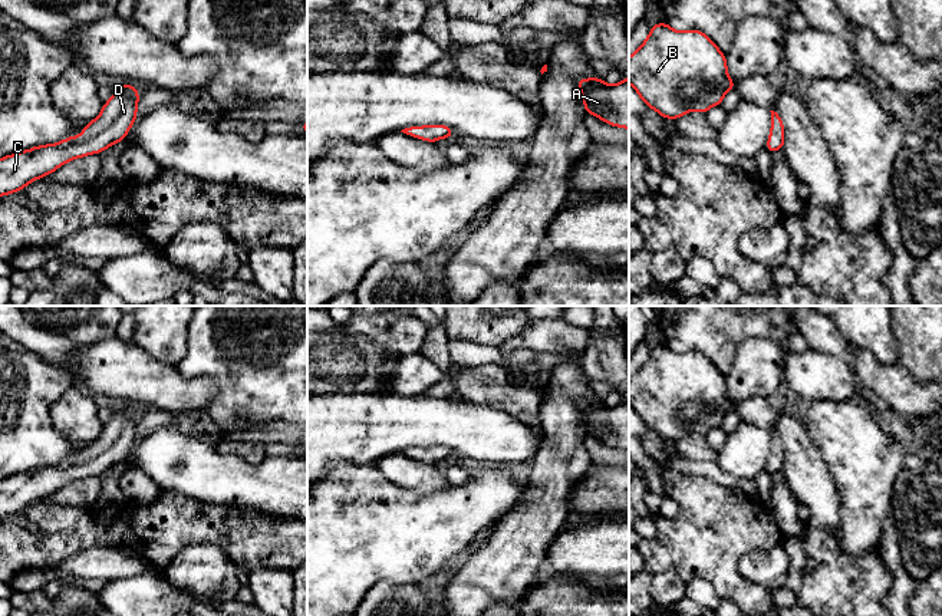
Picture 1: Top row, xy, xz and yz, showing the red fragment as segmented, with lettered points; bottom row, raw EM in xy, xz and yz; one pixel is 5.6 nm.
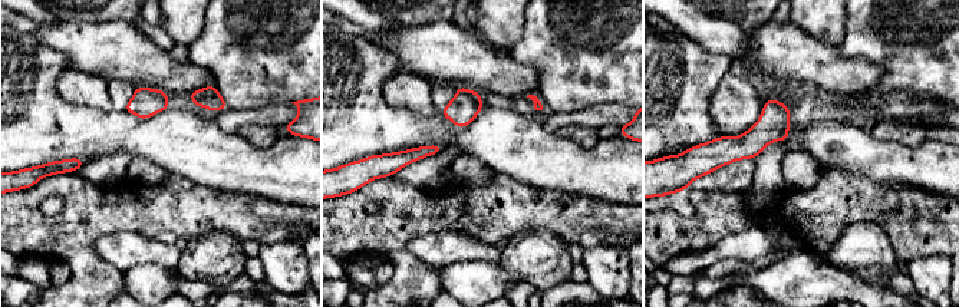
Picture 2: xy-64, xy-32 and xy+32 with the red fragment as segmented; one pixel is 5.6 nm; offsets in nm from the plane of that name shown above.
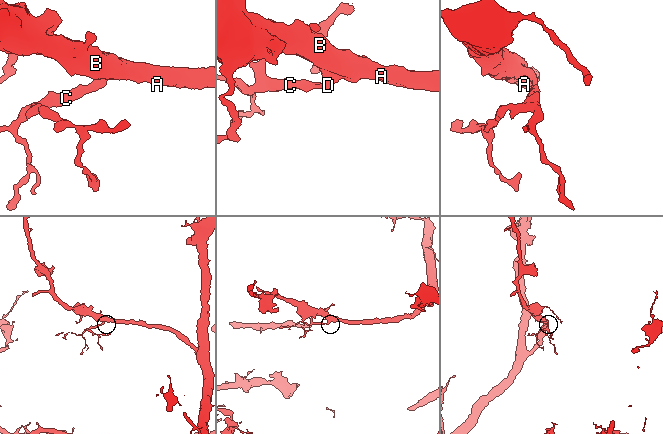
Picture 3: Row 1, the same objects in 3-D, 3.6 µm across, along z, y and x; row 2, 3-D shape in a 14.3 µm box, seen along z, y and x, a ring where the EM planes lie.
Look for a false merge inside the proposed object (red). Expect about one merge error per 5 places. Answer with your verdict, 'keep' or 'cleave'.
keep

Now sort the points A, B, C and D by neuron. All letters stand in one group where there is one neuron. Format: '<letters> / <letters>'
A B C D

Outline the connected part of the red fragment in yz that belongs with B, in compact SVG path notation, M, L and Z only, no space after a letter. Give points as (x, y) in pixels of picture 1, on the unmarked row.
M665 343L652 347L648 360L629 379L629 405L649 429L669 441L678 441L691 432L705 435L722 425L727 412L735 412L725 376L705 355L676 353Z

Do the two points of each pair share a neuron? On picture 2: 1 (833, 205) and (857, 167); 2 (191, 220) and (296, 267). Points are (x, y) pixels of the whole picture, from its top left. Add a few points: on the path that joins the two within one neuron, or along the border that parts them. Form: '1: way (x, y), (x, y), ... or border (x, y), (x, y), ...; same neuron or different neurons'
1: border (823, 169), (837, 169), (853, 177), (885, 182); different neurons
2: border (290, 240), (260, 246); different neurons

